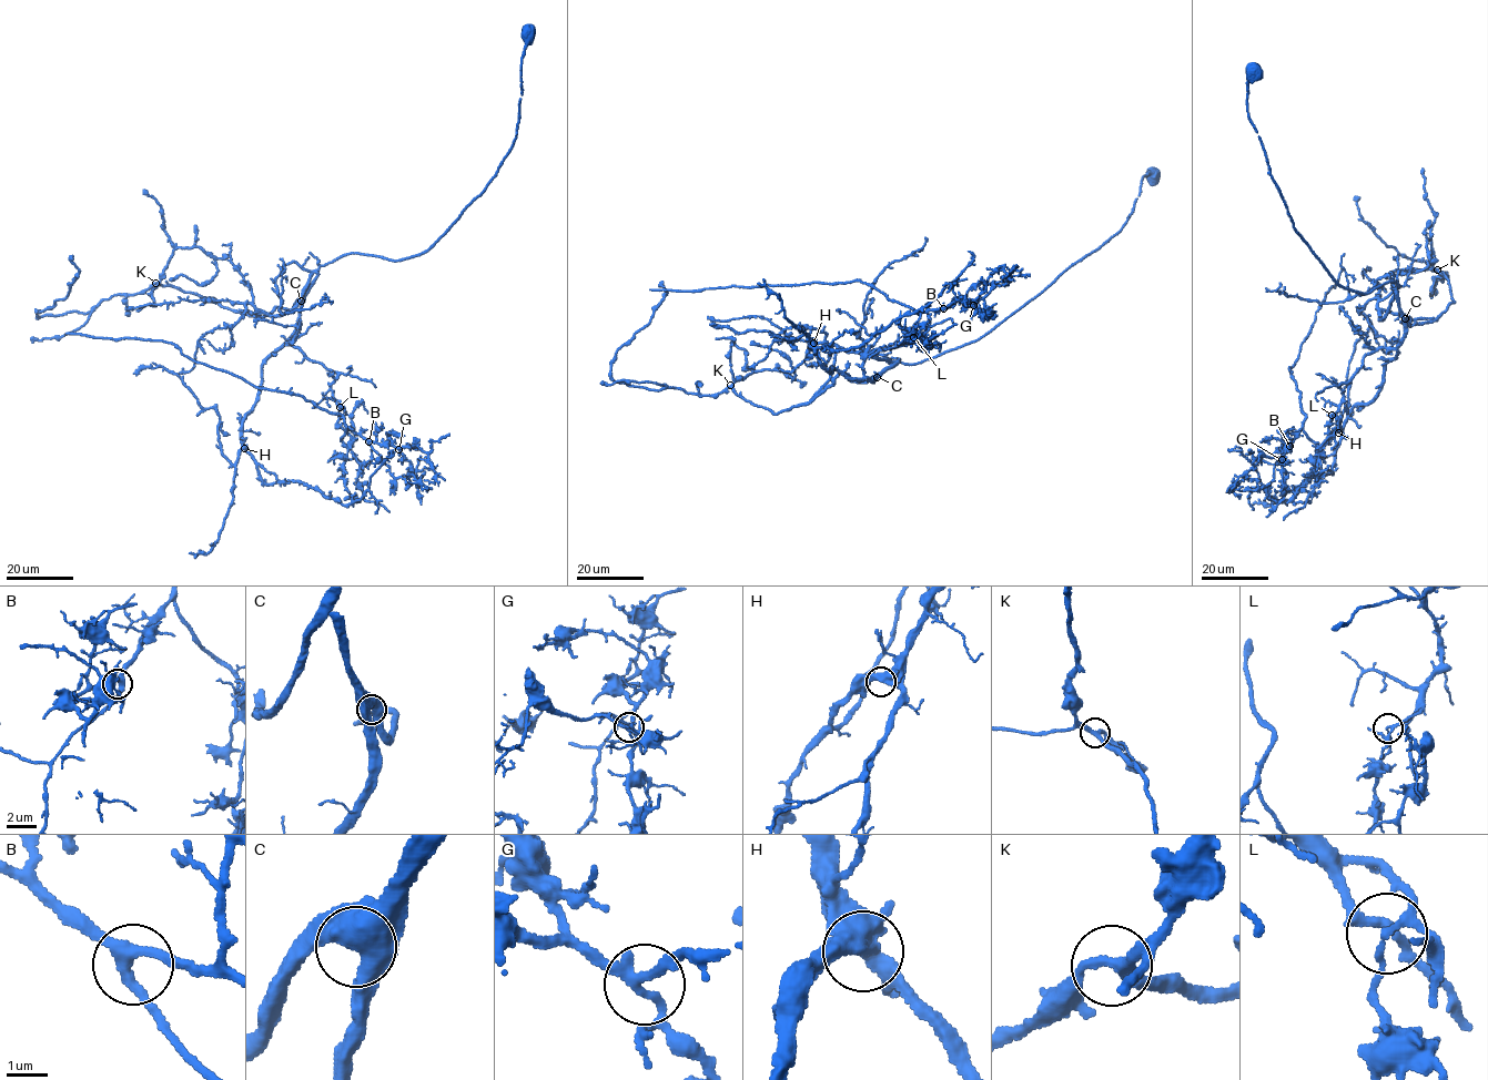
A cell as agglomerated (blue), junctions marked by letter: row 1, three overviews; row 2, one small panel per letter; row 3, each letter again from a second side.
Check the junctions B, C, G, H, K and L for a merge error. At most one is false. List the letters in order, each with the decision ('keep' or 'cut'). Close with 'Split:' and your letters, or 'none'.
B: keep
C: keep
G: keep
H: keep
K: keep
L: cut
Split: L

